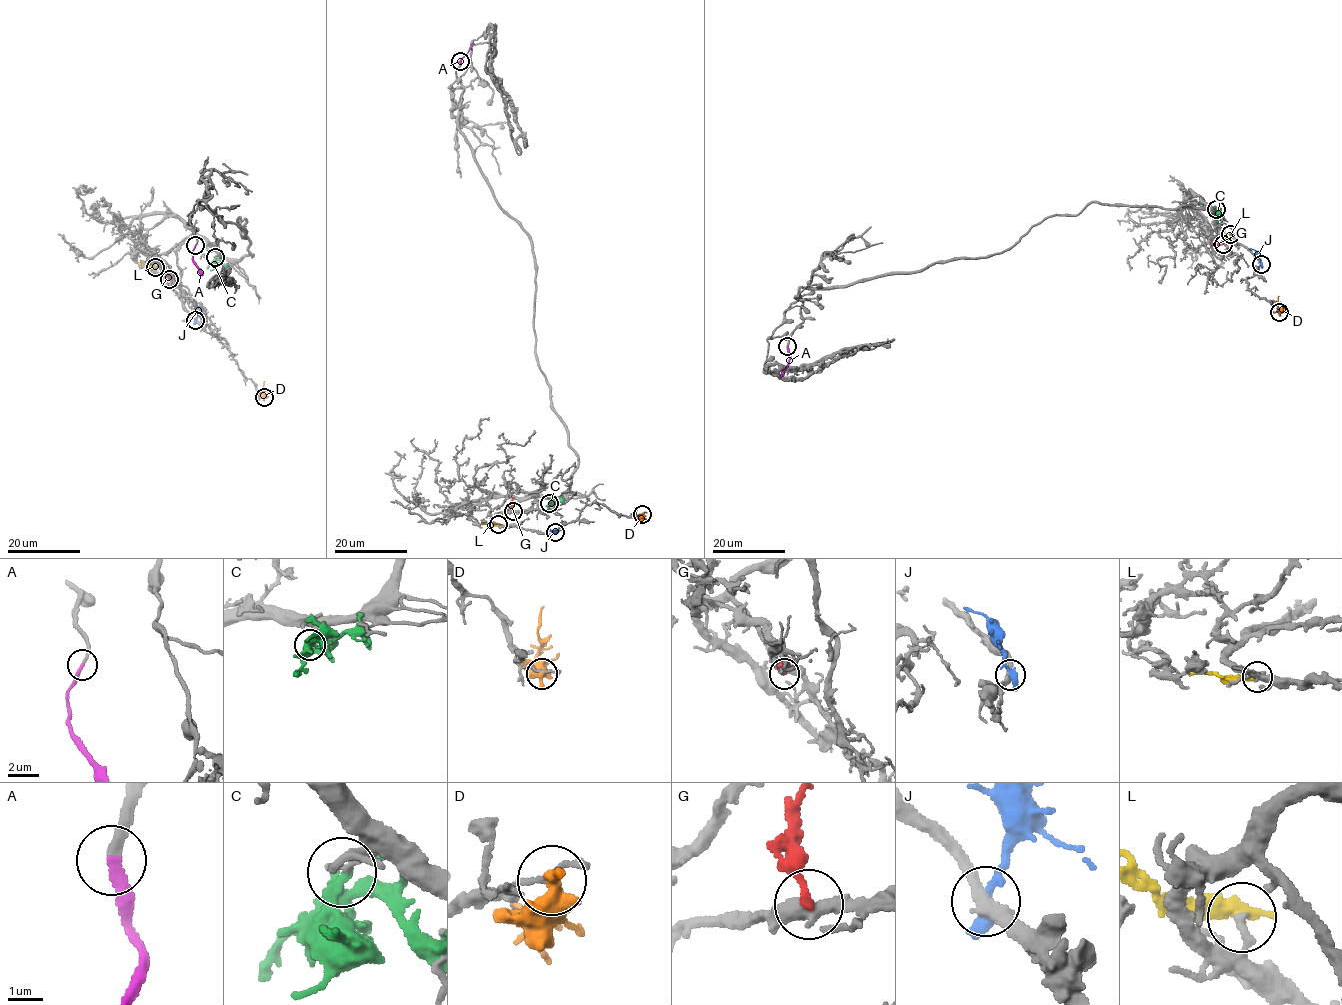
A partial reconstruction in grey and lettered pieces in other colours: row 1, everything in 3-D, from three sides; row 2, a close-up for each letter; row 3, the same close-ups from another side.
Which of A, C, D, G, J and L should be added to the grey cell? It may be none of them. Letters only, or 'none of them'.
A

